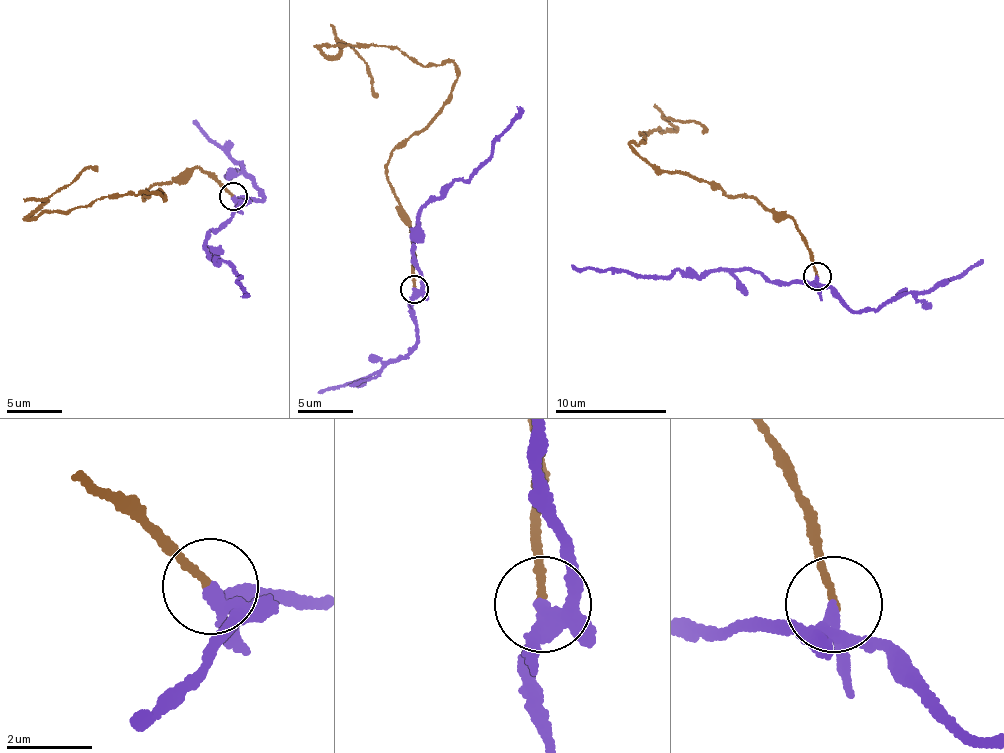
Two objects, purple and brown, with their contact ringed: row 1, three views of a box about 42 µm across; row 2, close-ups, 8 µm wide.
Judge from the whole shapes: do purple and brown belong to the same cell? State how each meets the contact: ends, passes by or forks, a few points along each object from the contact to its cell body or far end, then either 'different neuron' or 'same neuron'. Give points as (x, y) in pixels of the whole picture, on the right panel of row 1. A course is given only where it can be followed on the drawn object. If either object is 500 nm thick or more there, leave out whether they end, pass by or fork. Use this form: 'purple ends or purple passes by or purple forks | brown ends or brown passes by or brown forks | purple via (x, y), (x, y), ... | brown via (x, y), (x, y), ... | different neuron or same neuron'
purple forks | brown ends | purple via (816, 277), (807, 284), (771, 281), (726, 268), (693, 276), (678, 269), (664, 277), (571, 265) | brown via (816, 277), (790, 217), (634, 153), (643, 131), (676, 127), (664, 118), (701, 122), (703, 134) | different neuron

